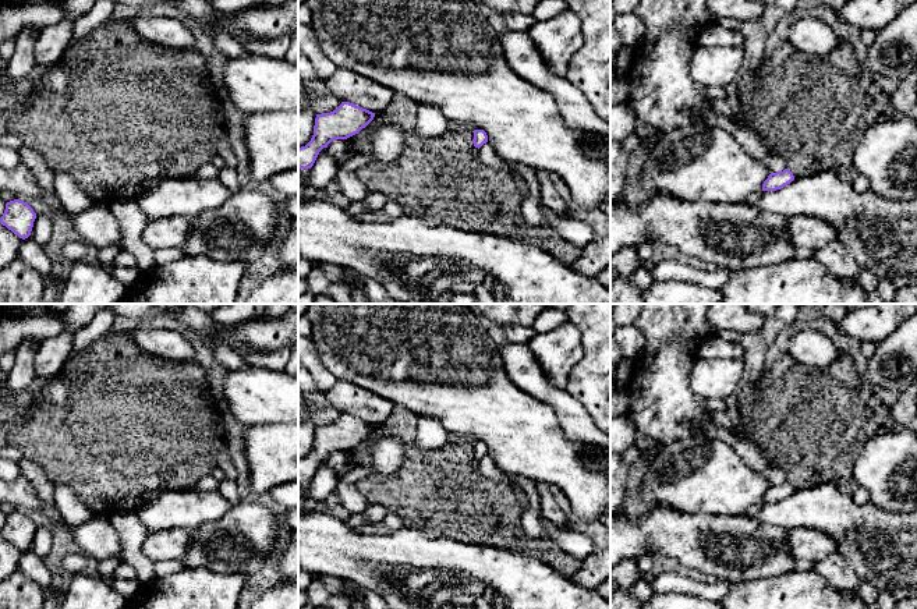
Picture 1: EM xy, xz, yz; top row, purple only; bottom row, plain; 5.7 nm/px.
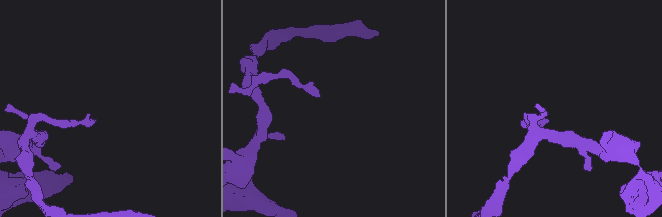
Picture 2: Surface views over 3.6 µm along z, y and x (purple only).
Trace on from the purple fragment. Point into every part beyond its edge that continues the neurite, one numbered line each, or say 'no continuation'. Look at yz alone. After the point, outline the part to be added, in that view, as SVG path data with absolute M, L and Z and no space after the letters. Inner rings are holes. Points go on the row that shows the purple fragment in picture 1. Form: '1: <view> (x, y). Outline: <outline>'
no continuation

